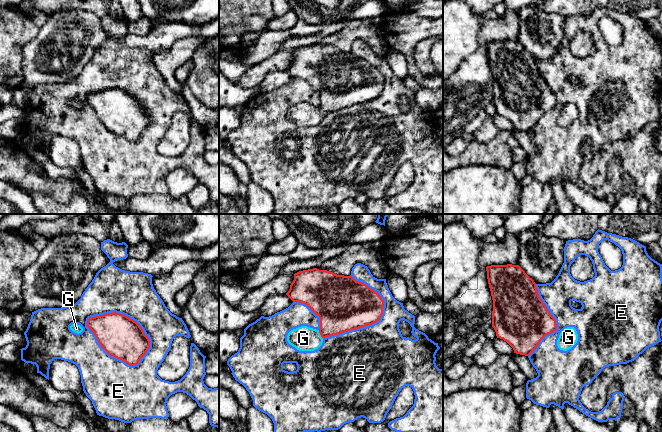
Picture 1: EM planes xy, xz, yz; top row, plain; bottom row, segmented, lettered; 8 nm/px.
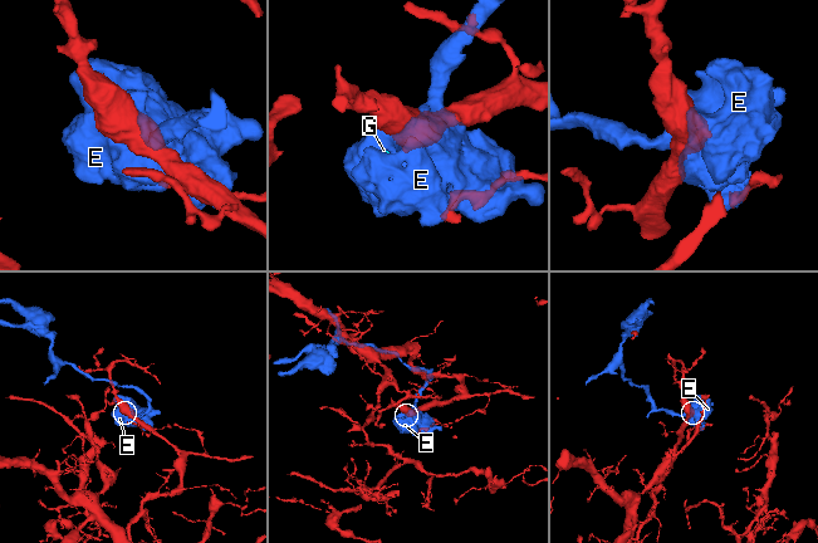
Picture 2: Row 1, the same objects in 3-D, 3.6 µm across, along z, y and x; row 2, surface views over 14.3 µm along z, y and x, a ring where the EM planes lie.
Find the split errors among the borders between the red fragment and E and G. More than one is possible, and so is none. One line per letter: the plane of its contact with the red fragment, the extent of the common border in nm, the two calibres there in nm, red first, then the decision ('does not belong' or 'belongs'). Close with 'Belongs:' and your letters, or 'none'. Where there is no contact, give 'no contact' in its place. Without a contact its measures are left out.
E: meets red in xy; contact 550 nm long; 340 nm thick on the red side, 360 nm on the other; does not belong
G: meets red in xz; contact 80 nm long; 360 nm thick on the red side, 200 nm on the other; belongs
Belongs: G

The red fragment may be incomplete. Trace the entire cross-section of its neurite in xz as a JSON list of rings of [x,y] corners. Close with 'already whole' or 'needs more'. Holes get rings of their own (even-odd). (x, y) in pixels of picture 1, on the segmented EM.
[[[313,268],[295,273],[294,280],[286,295],[293,302],[304,303],[307,305],[320,318],[319,330],[301,326],[288,333],[288,343],[299,351],[314,351],[322,345],[324,338],[372,325],[379,321],[383,315],[384,300],[378,292],[369,288],[366,284],[356,281],[351,275],[337,275],[327,270]]]; needs more

